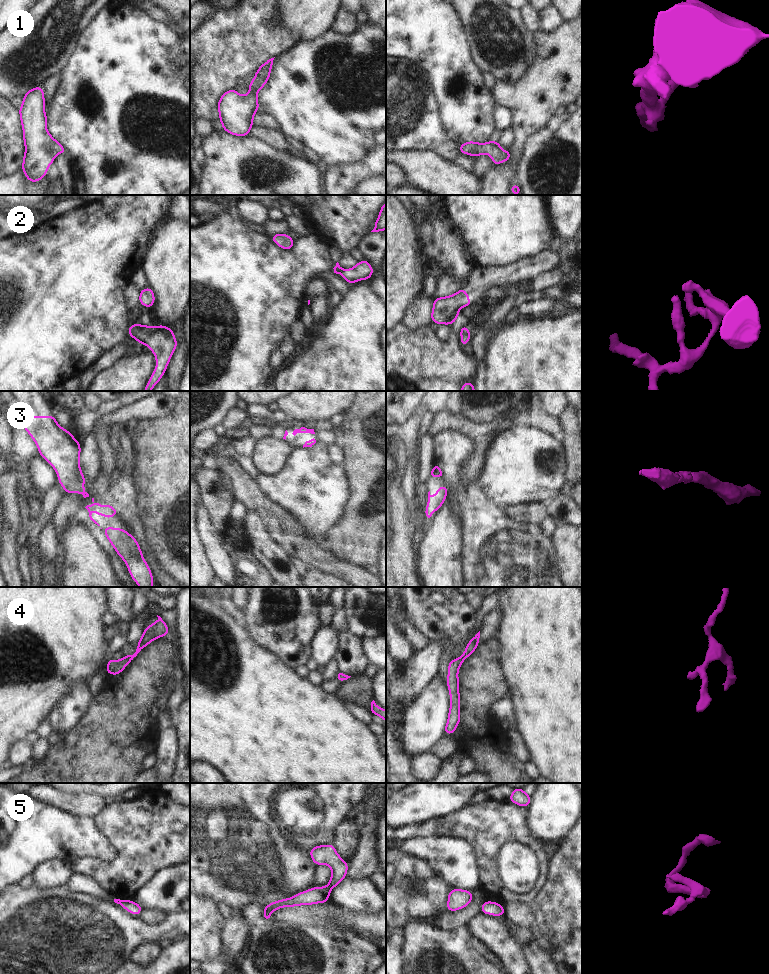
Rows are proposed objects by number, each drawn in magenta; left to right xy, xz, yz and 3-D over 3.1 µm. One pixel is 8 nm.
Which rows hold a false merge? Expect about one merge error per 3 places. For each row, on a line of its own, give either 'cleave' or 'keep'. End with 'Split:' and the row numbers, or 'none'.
1: keep
2: keep
3: keep
4: keep
5: keep
Split: none

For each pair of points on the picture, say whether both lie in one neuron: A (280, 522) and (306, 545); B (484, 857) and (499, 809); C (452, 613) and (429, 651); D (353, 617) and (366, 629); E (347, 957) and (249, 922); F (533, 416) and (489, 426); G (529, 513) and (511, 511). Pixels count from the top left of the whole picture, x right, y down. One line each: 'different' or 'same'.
A: same
B: same
C: different
D: same
E: different
F: same
G: same

